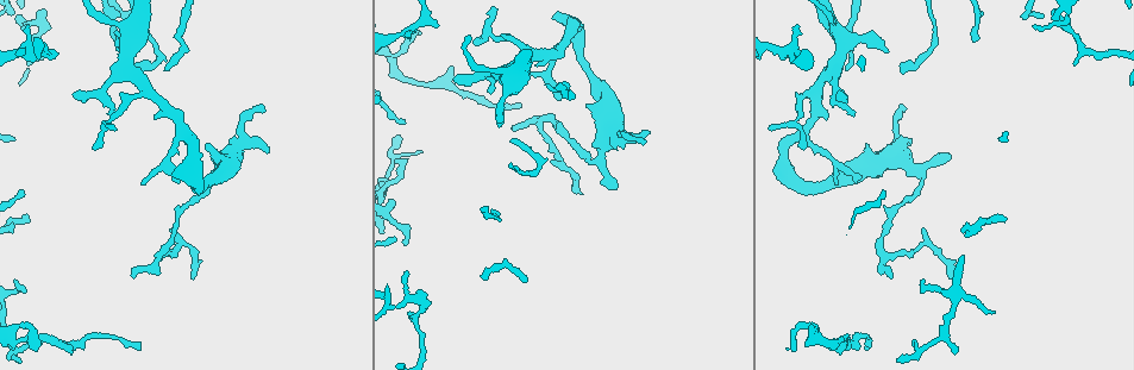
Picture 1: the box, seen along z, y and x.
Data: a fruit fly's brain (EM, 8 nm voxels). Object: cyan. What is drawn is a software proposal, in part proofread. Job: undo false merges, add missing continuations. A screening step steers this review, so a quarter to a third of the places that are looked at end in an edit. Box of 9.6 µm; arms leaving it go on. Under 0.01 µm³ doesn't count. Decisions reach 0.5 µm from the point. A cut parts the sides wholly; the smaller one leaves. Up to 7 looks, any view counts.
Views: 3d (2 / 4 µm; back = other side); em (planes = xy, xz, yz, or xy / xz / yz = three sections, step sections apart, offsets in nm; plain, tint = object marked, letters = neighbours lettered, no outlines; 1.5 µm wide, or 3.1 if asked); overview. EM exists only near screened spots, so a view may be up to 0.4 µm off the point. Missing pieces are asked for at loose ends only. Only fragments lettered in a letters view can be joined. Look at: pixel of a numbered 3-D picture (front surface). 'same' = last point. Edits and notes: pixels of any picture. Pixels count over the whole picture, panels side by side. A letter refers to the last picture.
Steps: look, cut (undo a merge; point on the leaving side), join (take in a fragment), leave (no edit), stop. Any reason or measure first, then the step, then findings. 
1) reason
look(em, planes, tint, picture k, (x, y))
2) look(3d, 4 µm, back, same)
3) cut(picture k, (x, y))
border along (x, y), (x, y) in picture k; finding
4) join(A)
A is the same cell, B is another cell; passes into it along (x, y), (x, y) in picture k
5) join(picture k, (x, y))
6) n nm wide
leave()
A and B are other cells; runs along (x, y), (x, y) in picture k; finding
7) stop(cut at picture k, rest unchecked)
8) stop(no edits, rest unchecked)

free end
look(em, planes, tint, picture 1, (837, 98))

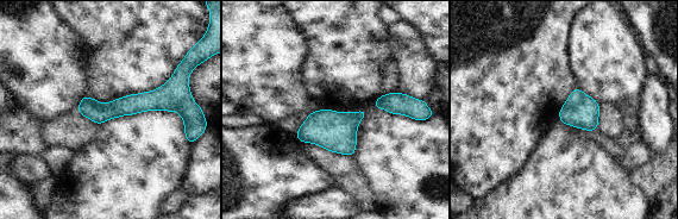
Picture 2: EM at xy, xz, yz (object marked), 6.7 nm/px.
see the neighbours
look(em, planes, letters, same)

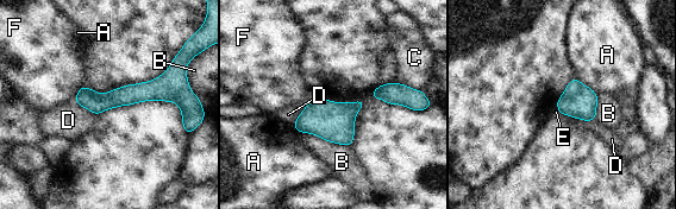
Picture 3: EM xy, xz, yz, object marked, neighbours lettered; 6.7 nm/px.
leave()
A, B, C, D, E and F are other cells; border along (317, 100), (307, 103) in picture 3; none of them fits

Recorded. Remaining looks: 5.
free end
look(em, planes, letters, picture 1, (521, 105))

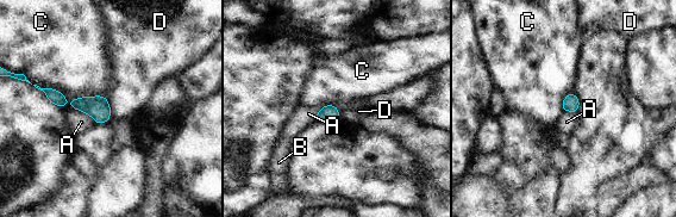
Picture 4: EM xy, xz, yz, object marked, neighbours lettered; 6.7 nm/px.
C touches over 280 nm
leave()
A, B, C and D are other cells; border along (106, 98), (111, 117) in picture 4; none of them fits

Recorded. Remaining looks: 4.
thin end
look(3d, 4 µm, picture 1, (166, 68))

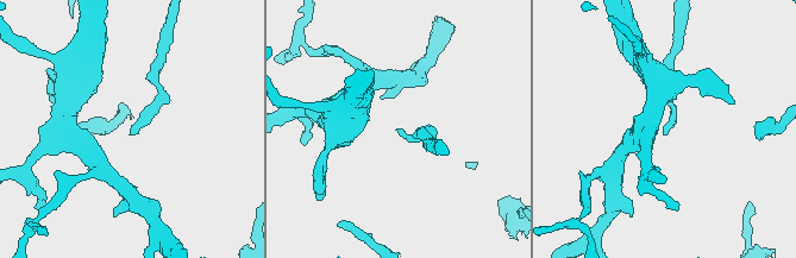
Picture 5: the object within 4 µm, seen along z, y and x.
look(em, xz, step 4, tint, picture 5, (663, 135))

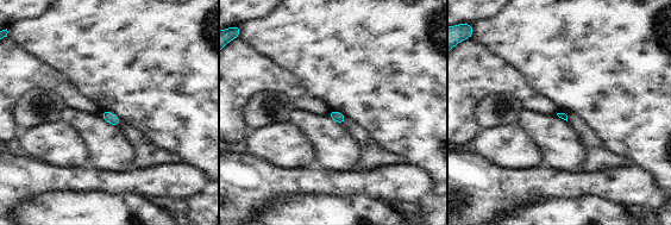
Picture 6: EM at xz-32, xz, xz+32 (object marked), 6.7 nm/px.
look(em, planes, letters, same)

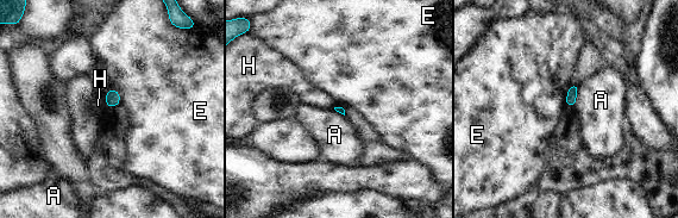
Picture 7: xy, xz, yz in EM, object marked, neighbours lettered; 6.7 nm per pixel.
leave()
A, E and H are other cells; border along (108, 88), (119, 94), (120, 104) in picture 7; none of them fits

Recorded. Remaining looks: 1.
stop(no edits, rest unchecked)

